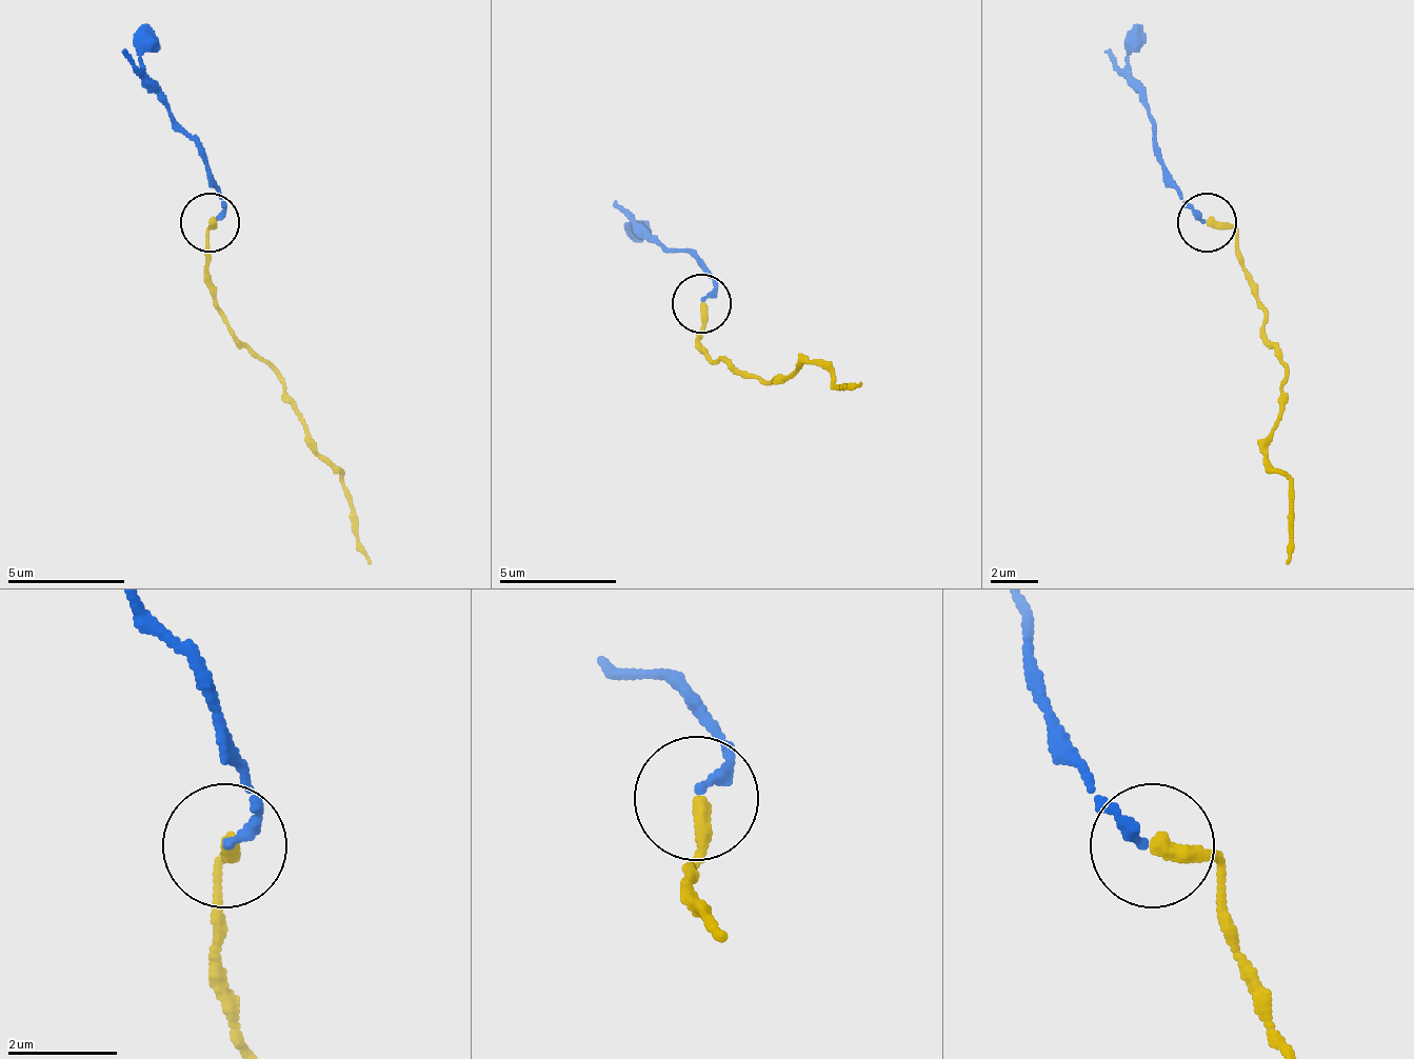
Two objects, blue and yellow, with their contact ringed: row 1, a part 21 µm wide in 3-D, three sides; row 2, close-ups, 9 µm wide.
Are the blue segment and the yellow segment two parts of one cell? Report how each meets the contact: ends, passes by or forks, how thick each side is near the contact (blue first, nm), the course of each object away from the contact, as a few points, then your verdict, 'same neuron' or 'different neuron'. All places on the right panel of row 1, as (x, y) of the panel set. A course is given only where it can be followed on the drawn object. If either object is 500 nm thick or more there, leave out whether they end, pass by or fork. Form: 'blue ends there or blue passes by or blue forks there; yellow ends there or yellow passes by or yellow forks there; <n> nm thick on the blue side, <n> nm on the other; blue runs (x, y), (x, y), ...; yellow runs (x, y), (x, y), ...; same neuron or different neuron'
blue ends there; yellow ends there; 190 nm thick on the blue side, 280 nm on the other; blue runs (1206, 223), (1182, 194), (1153, 135), (1147, 88), (1129, 71), (1140, 23); yellow runs (1206, 223), (1235, 230), (1235, 259), (1265, 318), (1288, 377), (1265, 459), (1288, 483), (1288, 565); same neuron

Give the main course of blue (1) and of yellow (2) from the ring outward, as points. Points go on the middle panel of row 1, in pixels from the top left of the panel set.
1: (700, 301), (712, 278), (682, 248), (653, 243), (635, 225), (635, 237)
2: (700, 301), (700, 331), (712, 360), (771, 384), (817, 360), (835, 384), (859, 384)

